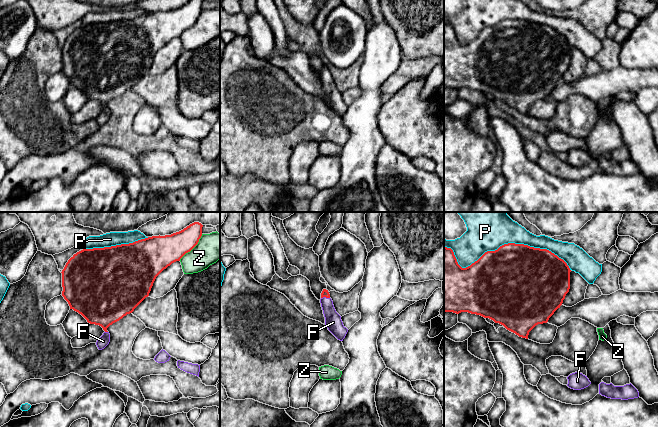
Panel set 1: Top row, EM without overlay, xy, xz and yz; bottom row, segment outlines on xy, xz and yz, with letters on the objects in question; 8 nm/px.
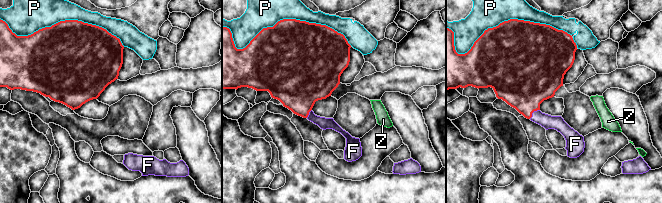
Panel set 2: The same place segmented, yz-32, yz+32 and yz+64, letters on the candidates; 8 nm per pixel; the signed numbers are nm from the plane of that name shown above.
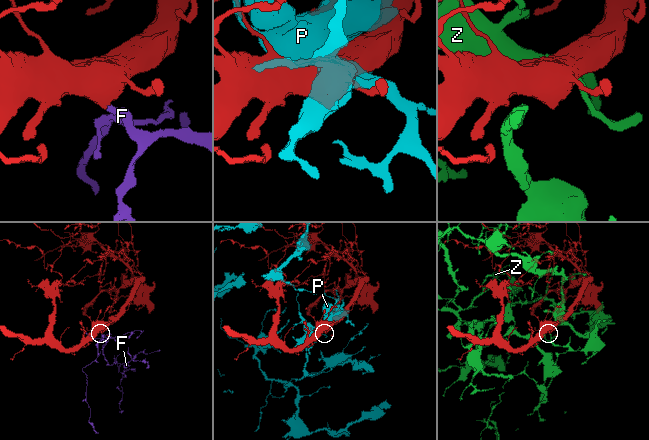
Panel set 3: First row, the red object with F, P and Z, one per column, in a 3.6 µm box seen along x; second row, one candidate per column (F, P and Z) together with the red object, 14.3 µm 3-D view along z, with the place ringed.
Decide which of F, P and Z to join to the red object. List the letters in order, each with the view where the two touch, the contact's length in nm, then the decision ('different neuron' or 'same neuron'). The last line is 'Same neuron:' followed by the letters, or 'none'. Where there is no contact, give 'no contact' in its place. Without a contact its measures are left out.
F: contact in xz; length 70 nm; same neuron
P: contact in yz; length 1050 nm; different neuron
Z: contact in xy; length 280 nm; different neuron
Same neuron: F

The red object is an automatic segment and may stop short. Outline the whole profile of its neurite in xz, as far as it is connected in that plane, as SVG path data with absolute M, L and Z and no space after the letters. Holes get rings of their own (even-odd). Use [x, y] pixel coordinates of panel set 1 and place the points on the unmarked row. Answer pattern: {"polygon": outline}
{"polygon": "M323 65L320 79L325 93L325 102L338 116L343 117L348 105L343 101L341 92L336 88L328 66Z"}

